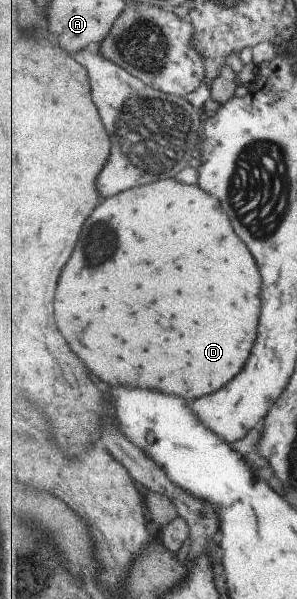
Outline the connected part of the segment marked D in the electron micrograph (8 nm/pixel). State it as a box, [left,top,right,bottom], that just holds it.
[57,177,261,399]

